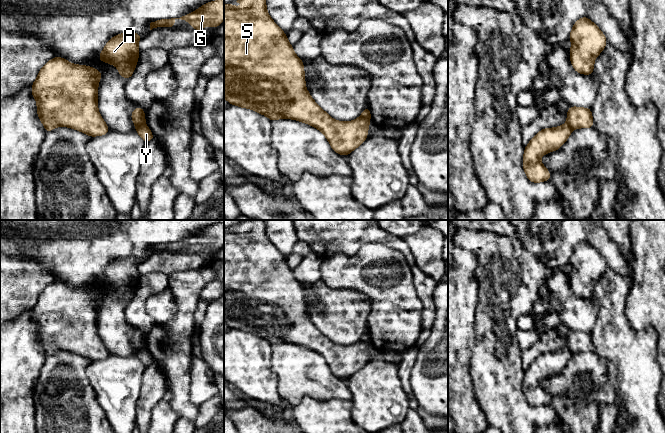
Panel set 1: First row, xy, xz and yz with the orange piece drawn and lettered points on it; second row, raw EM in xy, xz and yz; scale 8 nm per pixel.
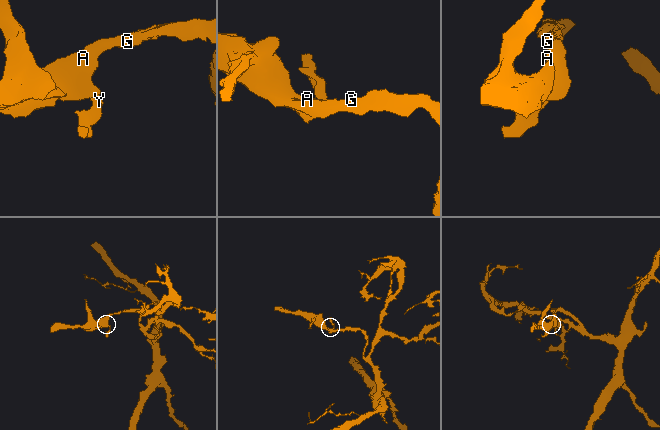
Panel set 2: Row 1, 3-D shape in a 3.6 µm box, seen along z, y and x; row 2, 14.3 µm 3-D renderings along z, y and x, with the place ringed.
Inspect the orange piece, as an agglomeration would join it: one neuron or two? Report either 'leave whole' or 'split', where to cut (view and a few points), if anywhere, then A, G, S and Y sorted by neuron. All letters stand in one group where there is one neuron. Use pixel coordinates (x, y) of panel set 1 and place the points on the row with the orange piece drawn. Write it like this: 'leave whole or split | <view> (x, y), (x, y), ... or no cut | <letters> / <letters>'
split | xy (144, 122), (136, 127) | A G S / Y

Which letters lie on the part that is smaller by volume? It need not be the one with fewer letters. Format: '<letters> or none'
Y

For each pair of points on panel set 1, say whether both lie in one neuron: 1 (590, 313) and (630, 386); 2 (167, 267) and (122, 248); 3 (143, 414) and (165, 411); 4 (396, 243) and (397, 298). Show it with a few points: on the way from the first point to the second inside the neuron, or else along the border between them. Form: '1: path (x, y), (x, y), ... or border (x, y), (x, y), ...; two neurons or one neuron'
1: border (590, 300), (597, 309), (596, 321), (591, 331); two neurons
2: border (150, 254), (143, 260); two neurons
3: border (165, 393), (153, 408), (149, 422); two neurons
4: border (373, 243), (383, 243), (398, 250), (410, 265); two neurons

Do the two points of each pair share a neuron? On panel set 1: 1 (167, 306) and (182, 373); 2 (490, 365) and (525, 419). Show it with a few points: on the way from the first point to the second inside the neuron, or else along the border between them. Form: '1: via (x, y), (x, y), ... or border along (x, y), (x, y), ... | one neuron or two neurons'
1: border along (173, 294), (174, 313), (164, 322), (156, 324) | two neurons
2: via (498, 378), (499, 389), (512, 406) | one neuron

